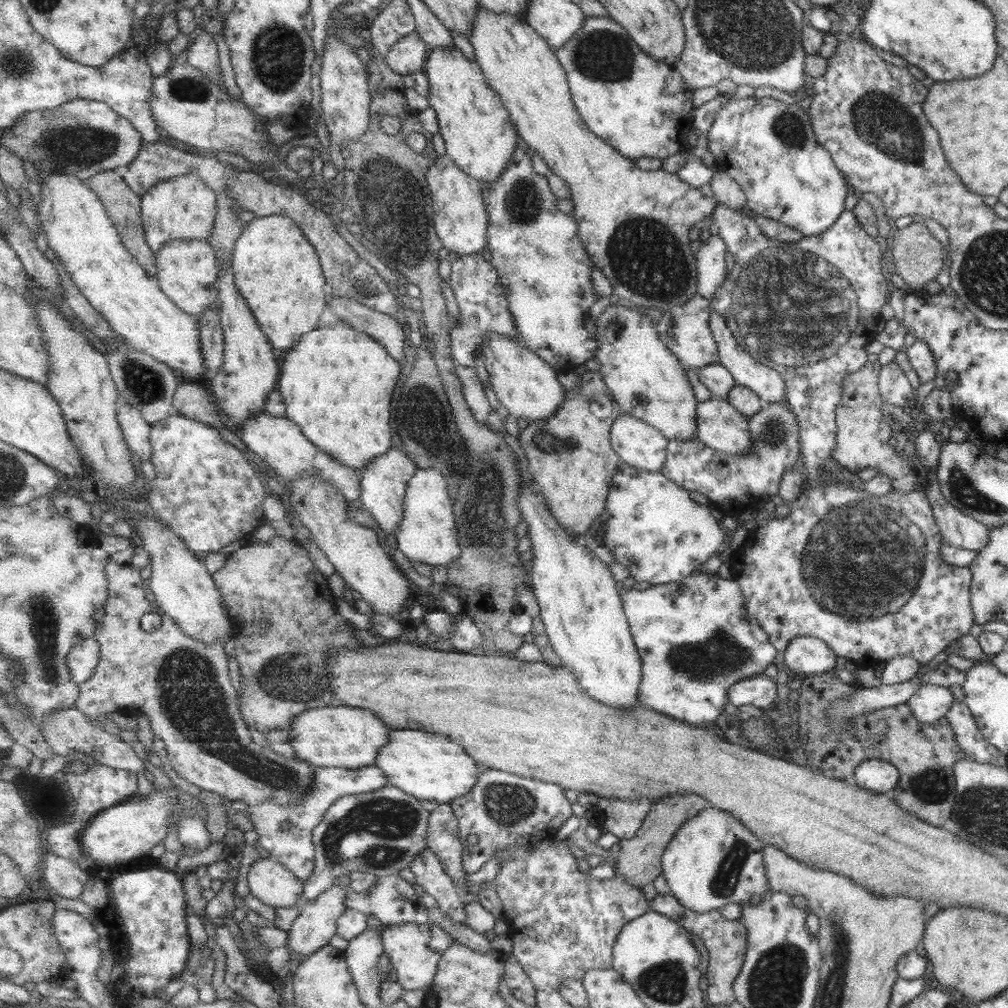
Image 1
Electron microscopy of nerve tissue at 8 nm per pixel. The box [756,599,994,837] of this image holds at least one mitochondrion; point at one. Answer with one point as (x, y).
(931, 786)

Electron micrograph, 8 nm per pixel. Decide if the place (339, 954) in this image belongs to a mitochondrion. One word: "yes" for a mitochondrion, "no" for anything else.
no

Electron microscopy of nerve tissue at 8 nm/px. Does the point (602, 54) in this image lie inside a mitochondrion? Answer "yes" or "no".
yes

